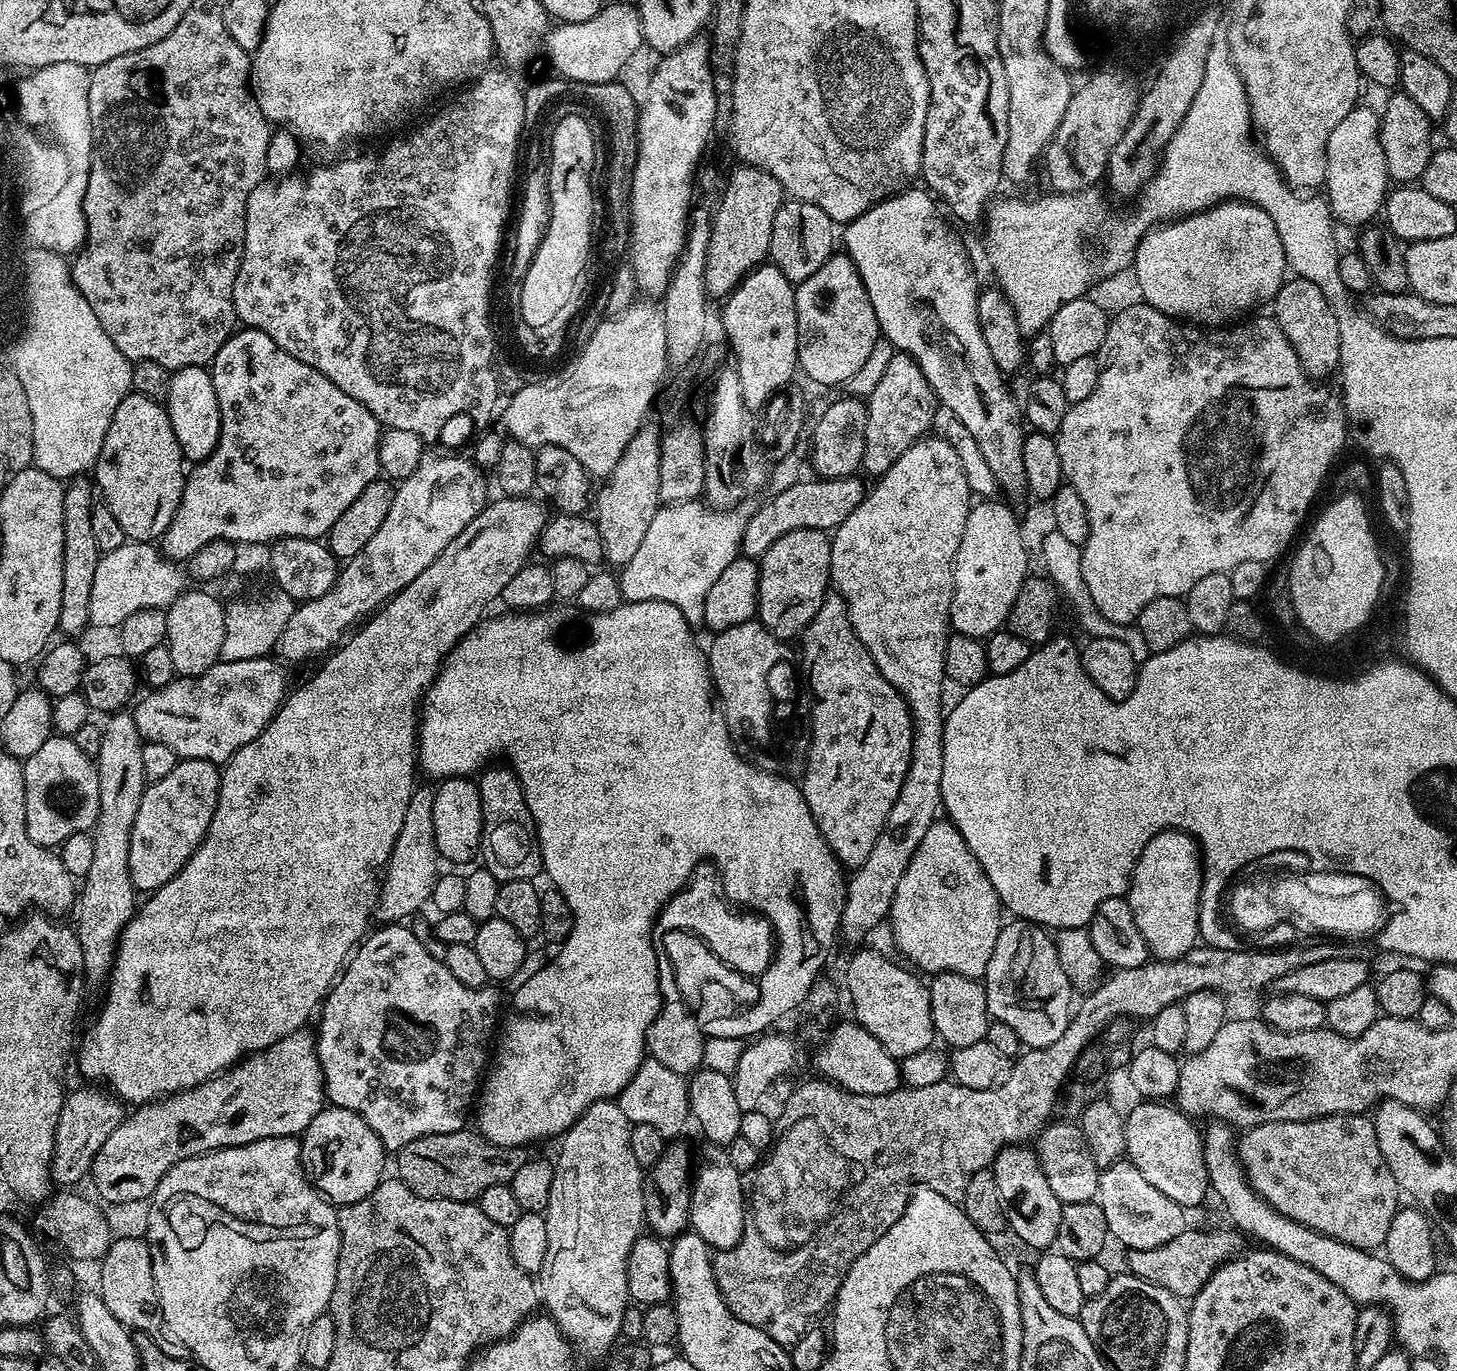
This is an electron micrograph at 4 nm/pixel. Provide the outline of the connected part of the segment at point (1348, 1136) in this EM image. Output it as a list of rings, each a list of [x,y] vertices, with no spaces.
[[[1367,1115],[1259,1124],[1239,1137],[1238,1159],[1248,1174],[1248,1183],[1278,1214],[1286,1214],[1286,1218],[1310,1230],[1318,1230],[1355,1248],[1383,1249],[1386,1230],[1390,1230],[1396,1209],[1401,1207],[1402,1193],[1394,1182],[1394,1174],[1390,1174],[1390,1166],[1386,1166],[1386,1158],[1382,1158],[1378,1134]]]

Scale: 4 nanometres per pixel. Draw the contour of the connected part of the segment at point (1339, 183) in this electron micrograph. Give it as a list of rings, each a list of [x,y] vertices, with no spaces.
[[[1357,106],[1334,126],[1330,142],[1326,142],[1326,199],[1332,205],[1332,215],[1344,224],[1367,225],[1381,215],[1384,197],[1390,191],[1386,170],[1386,154],[1380,141],[1380,118],[1377,109]]]

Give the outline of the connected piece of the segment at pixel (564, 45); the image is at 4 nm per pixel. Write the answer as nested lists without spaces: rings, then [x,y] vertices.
[[[605,3],[594,18],[573,24],[557,23],[542,44],[548,60],[559,75],[576,83],[602,83],[617,79],[620,71],[632,60],[632,55],[644,44],[642,22],[635,3]]]

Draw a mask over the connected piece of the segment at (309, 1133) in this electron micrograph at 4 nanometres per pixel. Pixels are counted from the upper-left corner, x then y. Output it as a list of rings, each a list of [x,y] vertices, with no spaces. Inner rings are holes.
[[[325,1106],[300,1140],[300,1159],[305,1173],[321,1196],[336,1206],[358,1202],[380,1185],[386,1176],[384,1156],[386,1149],[378,1134],[374,1134],[364,1119],[349,1108]]]

